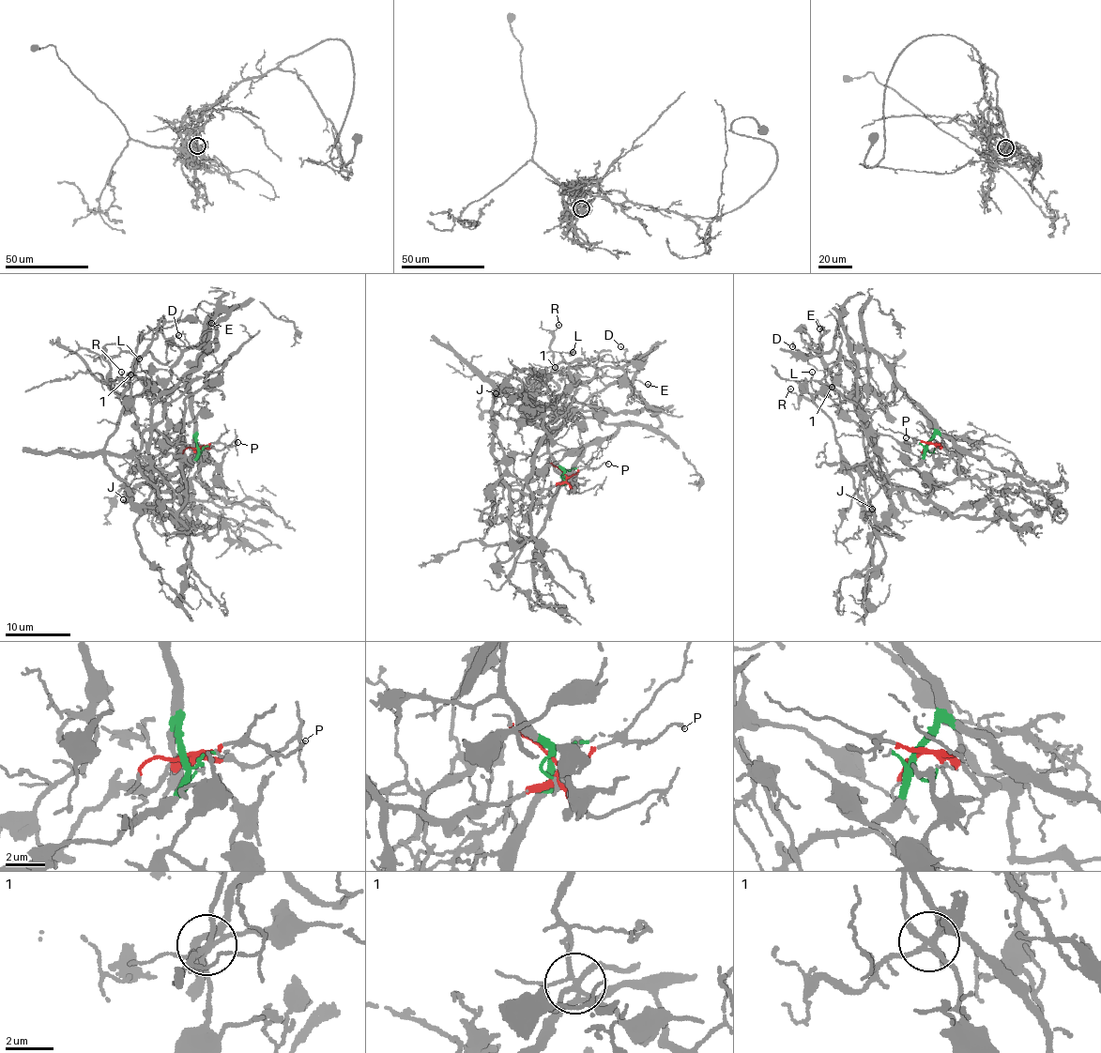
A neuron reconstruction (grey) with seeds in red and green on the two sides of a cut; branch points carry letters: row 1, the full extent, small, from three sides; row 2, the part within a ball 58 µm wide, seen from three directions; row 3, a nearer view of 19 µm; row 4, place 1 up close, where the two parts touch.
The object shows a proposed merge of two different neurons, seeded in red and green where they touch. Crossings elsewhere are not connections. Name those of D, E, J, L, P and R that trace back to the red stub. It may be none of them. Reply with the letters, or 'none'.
L, P, R

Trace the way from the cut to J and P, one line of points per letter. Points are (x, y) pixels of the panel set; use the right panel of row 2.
J: (928, 444), (911, 468), (892, 470), (871, 500), (866, 512), (873, 508)
P: (928, 444), (914, 438), (911, 443), (906, 441), (906, 437)

